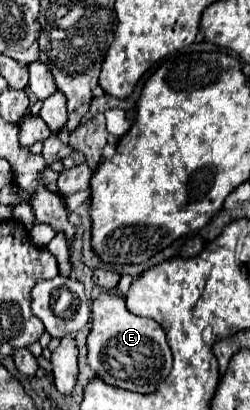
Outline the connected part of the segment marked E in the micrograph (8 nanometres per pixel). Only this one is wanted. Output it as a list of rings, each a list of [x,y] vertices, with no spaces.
[[[100,293],[92,303],[92,327],[88,333],[88,365],[108,385],[136,391],[154,393],[166,381],[172,369],[172,353],[166,343],[164,329],[146,317],[136,317],[126,309],[124,297]]]

